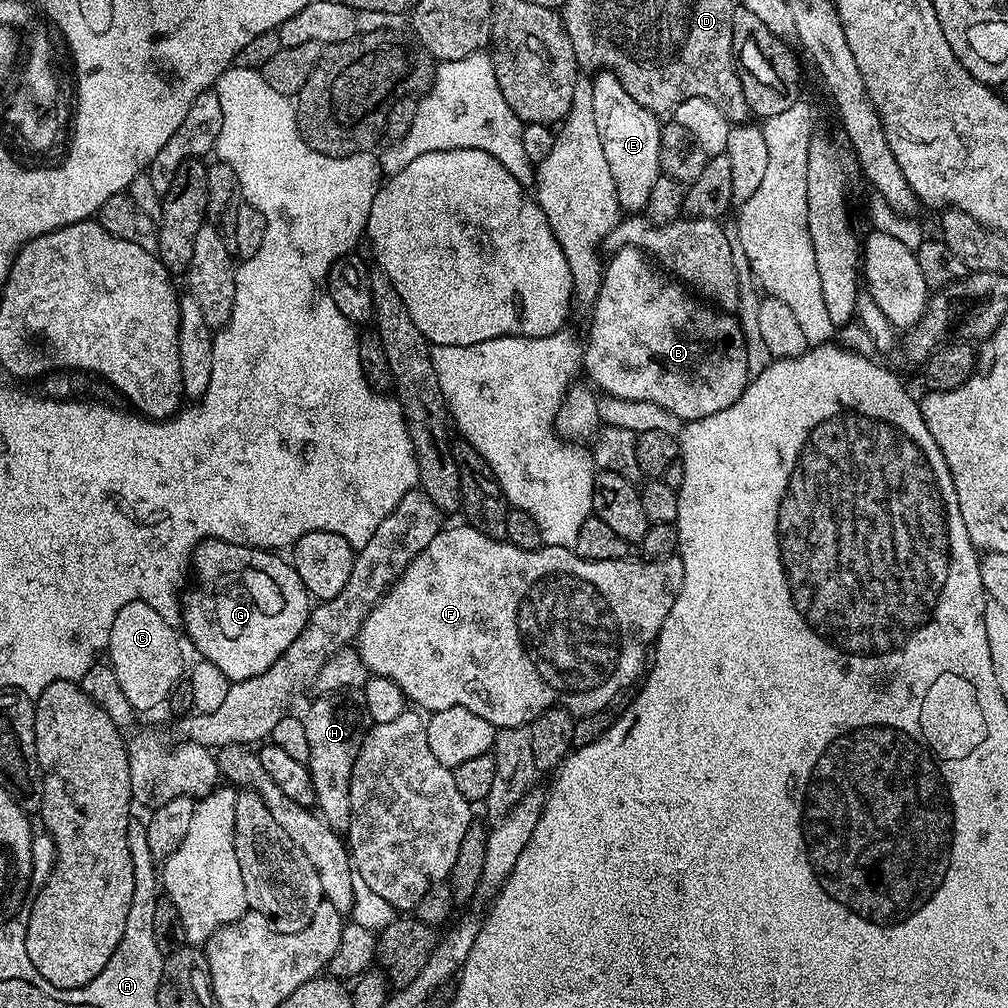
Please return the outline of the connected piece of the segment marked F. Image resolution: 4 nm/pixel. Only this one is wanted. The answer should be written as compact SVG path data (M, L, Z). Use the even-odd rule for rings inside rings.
M445 527L441 530L430 542L430 546L426 546L426 550L422 550L409 562L402 575L393 582L383 598L369 610L368 616L360 623L360 631L356 633L354 647L360 653L361 660L367 666L369 673L390 678L390 682L394 682L402 690L405 701L412 703L413 700L417 704L413 704L417 709L428 714L438 710L450 710L454 706L475 709L480 706L476 704L485 704L486 707L492 708L490 719L498 730L531 725L532 720L538 718L538 714L557 706L567 708L573 714L607 709L608 703L636 675L637 677L641 675L646 657L670 614L670 606L674 606L674 598L678 598L682 590L684 567L679 555L667 556L664 560L632 558L594 562L583 560L570 548L545 546L533 552L518 550L513 544L490 538L479 532L477 528L463 527Z

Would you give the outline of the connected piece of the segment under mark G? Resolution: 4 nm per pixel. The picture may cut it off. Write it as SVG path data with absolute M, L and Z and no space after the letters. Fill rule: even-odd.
M205 538L192 549L190 557L190 580L192 589L182 596L182 628L188 631L194 647L203 659L214 662L230 682L254 678L270 666L302 634L310 611L310 593L296 569L283 555L247 543L232 544L231 539Z

